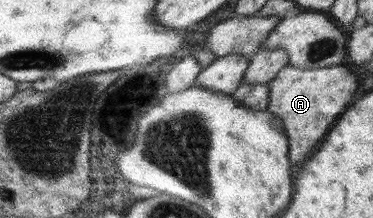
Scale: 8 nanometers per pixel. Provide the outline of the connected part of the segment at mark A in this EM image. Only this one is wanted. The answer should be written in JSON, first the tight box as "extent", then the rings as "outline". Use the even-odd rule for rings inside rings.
{"extent":[267,63,356,165],"outline":[[[345,63],[320,69],[298,69],[291,65],[281,67],[268,81],[267,110],[282,121],[288,140],[288,159],[292,165],[306,159],[310,149],[322,139],[328,127],[346,109],[356,89],[354,67]]]}

